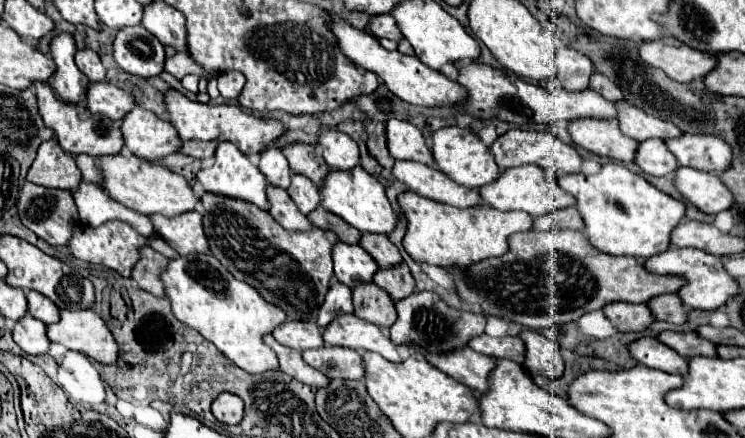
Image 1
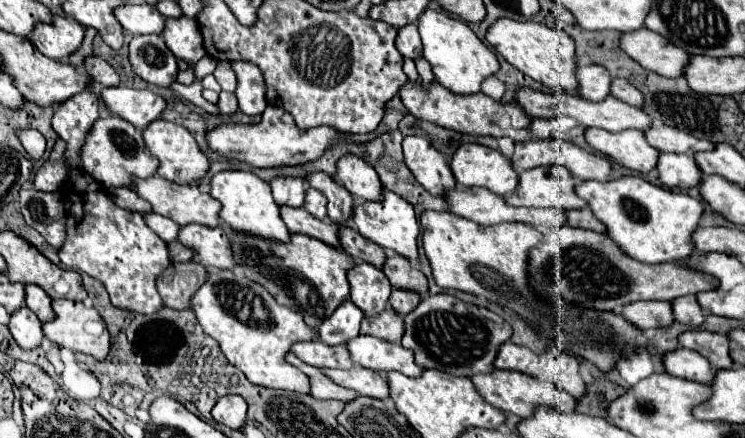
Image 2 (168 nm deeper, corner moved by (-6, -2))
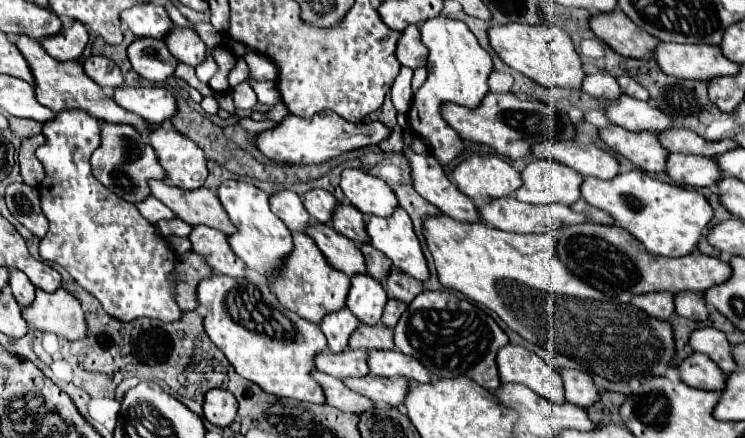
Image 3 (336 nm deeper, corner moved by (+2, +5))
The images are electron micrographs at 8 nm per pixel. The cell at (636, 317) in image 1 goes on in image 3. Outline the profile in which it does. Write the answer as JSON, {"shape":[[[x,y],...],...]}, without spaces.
{"shape":[[[653,292],[653,294],[633,296],[631,304],[645,310],[649,316],[661,318],[661,320],[669,320],[675,312],[673,294],[669,294],[669,292]]]}

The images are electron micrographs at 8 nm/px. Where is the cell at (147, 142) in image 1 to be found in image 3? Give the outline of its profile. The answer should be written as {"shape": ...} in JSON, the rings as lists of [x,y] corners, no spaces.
{"shape":[[[157,126],[149,134],[149,142],[173,186],[183,190],[197,190],[203,186],[207,178],[207,160],[195,142],[189,142],[189,138],[177,134],[173,126]]]}

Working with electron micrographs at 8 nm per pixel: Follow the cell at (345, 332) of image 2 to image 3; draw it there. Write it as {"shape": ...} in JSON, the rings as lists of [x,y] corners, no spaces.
{"shape":[[[349,308],[327,314],[321,322],[321,332],[325,334],[325,338],[329,342],[329,350],[343,352],[347,348],[349,336],[355,332],[357,326],[359,326],[359,322],[357,322],[357,318],[353,318],[353,314],[349,314]]]}

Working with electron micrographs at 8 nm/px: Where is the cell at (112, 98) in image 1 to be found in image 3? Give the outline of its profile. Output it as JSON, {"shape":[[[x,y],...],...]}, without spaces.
{"shape":[[[117,88],[113,98],[121,108],[139,114],[151,124],[163,124],[177,114],[177,100],[167,88]]]}

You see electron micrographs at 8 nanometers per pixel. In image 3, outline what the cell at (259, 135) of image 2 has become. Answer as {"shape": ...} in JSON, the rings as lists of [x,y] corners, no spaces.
{"shape":[[[321,112],[309,120],[299,118],[299,116],[287,116],[277,128],[259,134],[255,144],[271,160],[291,162],[291,164],[321,164],[321,162],[329,162],[331,158],[335,158],[343,152],[379,144],[379,142],[387,140],[391,136],[391,132],[393,130],[379,120],[353,124],[333,112]]]}

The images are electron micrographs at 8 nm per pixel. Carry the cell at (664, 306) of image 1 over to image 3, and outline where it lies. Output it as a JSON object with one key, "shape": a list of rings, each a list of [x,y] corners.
{"shape":[[[697,292],[675,294],[675,310],[679,316],[695,320],[695,322],[705,322],[709,318],[707,304],[705,304],[703,296]]]}

